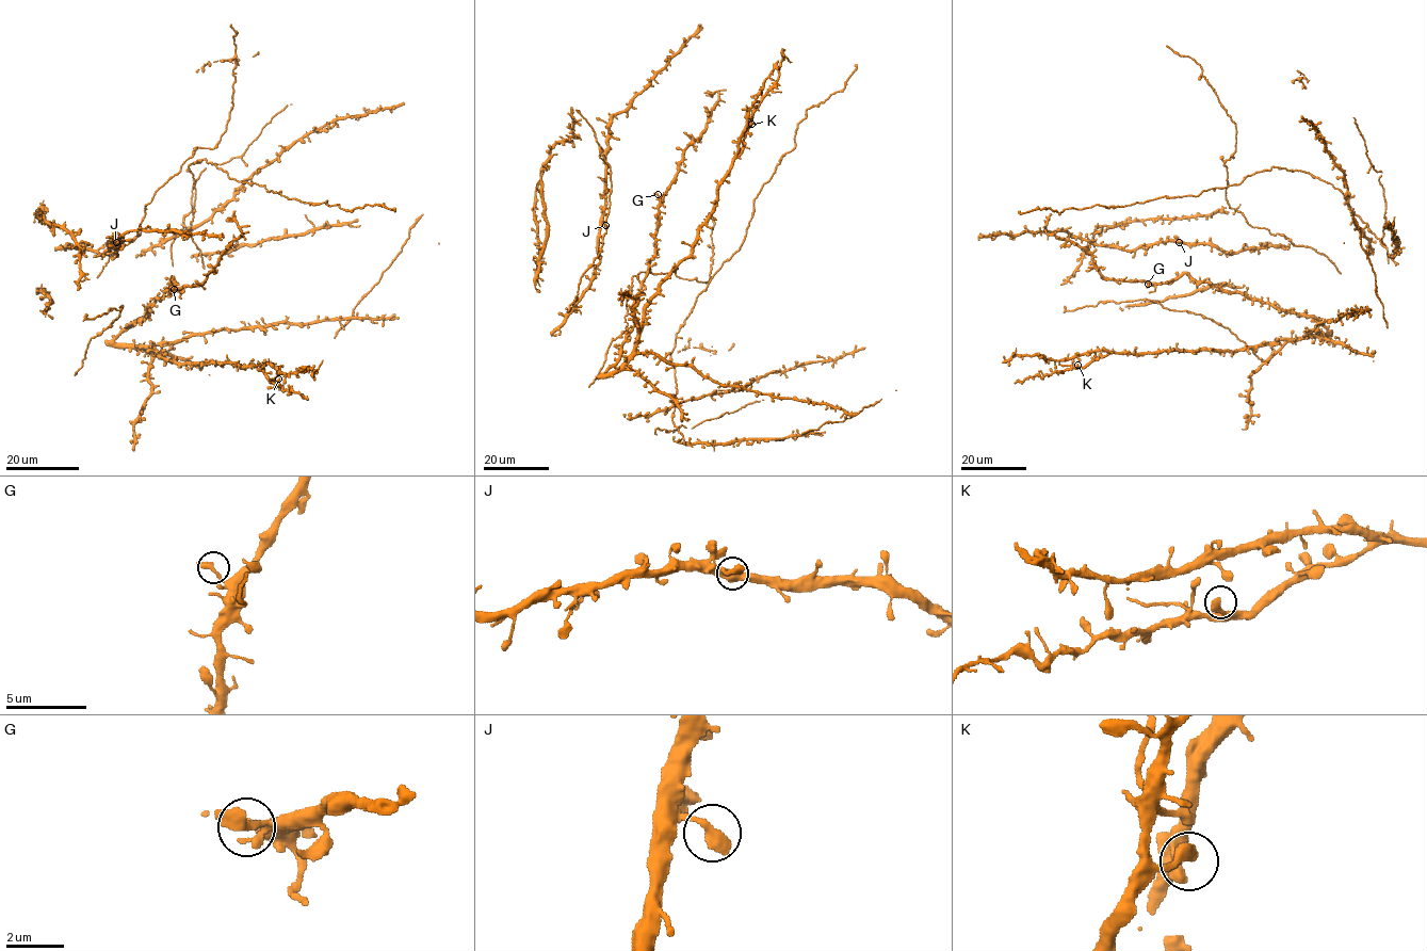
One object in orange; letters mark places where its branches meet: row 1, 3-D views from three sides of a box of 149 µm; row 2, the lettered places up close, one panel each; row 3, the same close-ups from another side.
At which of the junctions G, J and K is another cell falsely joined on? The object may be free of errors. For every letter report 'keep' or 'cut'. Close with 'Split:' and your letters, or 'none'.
G: keep
J: keep
K: keep
Split: none

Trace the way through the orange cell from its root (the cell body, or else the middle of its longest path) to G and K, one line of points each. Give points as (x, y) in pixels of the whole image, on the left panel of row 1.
G: (194, 335), (151, 345), (114, 341), (148, 316), (147, 309), (171, 287), (173, 277), (174, 289)
K: (194, 335), (152, 344), (149, 348), (161, 357), (180, 363), (259, 366), (270, 381), (278, 379)

